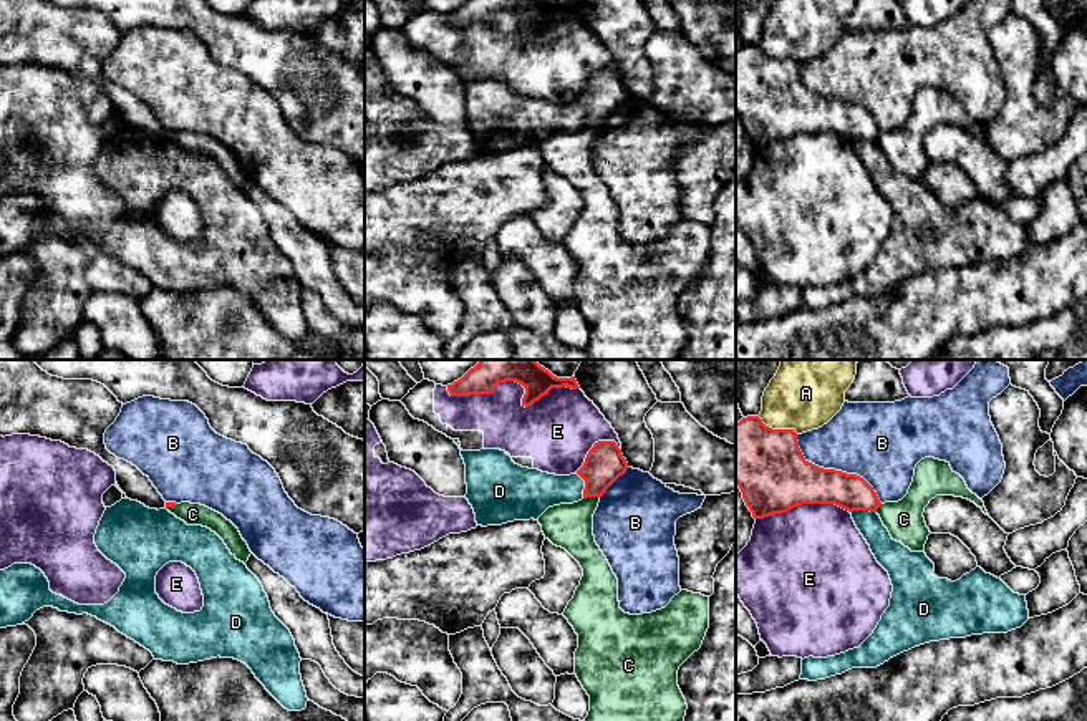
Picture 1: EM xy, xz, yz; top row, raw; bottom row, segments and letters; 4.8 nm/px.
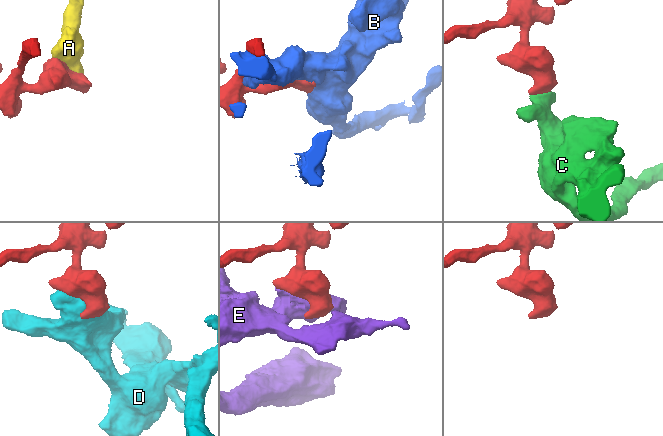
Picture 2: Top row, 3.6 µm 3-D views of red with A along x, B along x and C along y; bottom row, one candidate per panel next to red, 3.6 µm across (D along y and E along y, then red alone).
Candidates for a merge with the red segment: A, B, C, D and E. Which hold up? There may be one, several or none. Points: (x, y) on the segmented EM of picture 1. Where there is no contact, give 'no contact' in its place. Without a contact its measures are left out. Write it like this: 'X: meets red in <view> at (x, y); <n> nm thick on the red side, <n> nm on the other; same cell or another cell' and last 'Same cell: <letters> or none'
A: meets red in yz at (777, 430); 360 nm thick on the red side, 360 nm on the other; another cell
B: meets red in yz at (834, 469); 280 nm thick on the red side, 380 nm on the other; another cell
C: meets red in xz at (590, 496); 190 nm thick on the red side, 220 nm on the other; another cell
D: meets red in yz at (862, 509); 180 nm thick on the red side, 140 nm on the other; another cell
E: meets red in xz at (519, 383); 220 nm thick on the red side, 260 nm on the other; another cell
Same cell: none

